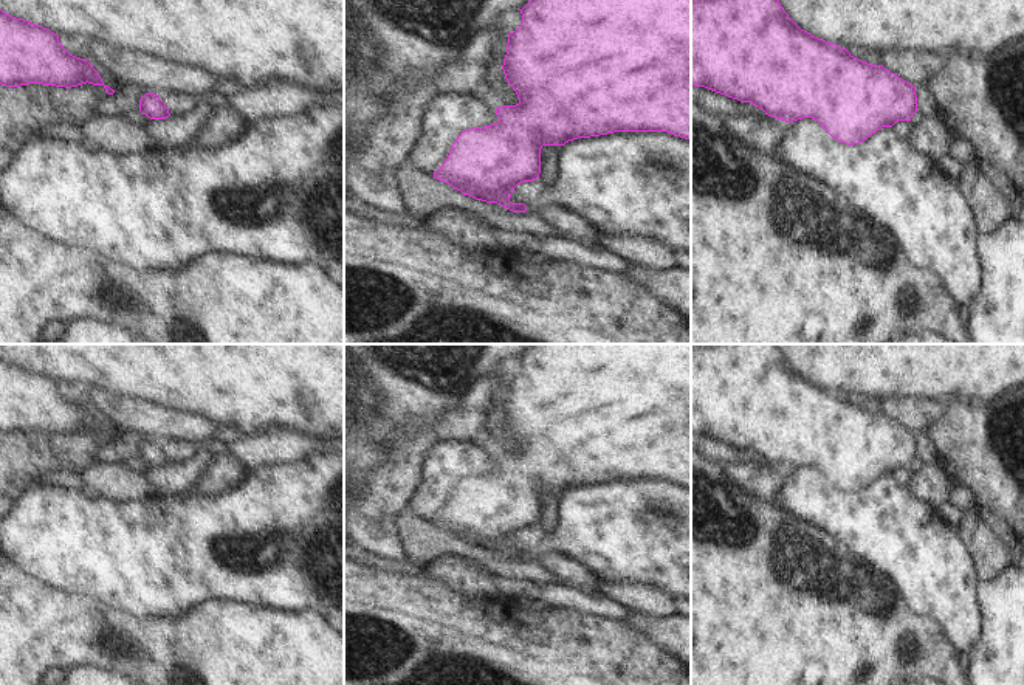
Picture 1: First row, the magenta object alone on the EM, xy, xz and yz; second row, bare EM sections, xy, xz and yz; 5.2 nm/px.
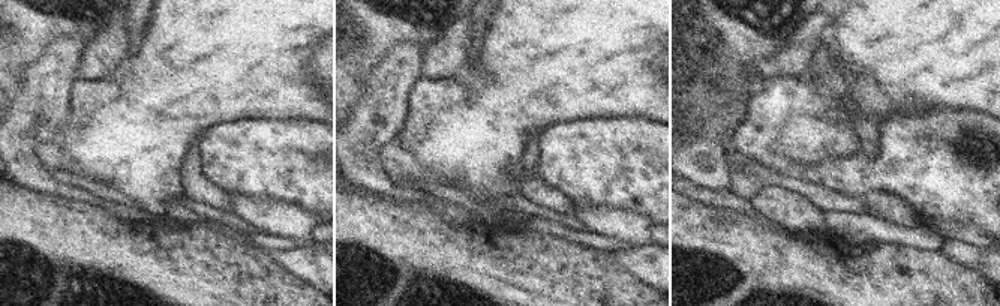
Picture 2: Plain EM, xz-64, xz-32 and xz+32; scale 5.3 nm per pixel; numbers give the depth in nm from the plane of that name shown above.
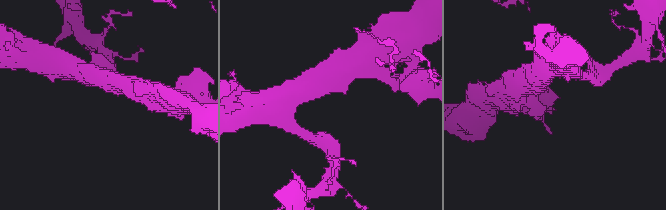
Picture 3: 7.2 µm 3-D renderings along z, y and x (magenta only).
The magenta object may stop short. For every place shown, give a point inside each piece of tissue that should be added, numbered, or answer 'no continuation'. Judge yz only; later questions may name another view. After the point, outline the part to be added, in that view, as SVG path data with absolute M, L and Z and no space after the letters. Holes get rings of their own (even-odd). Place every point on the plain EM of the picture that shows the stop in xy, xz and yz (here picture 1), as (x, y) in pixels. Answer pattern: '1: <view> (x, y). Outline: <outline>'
no continuation.

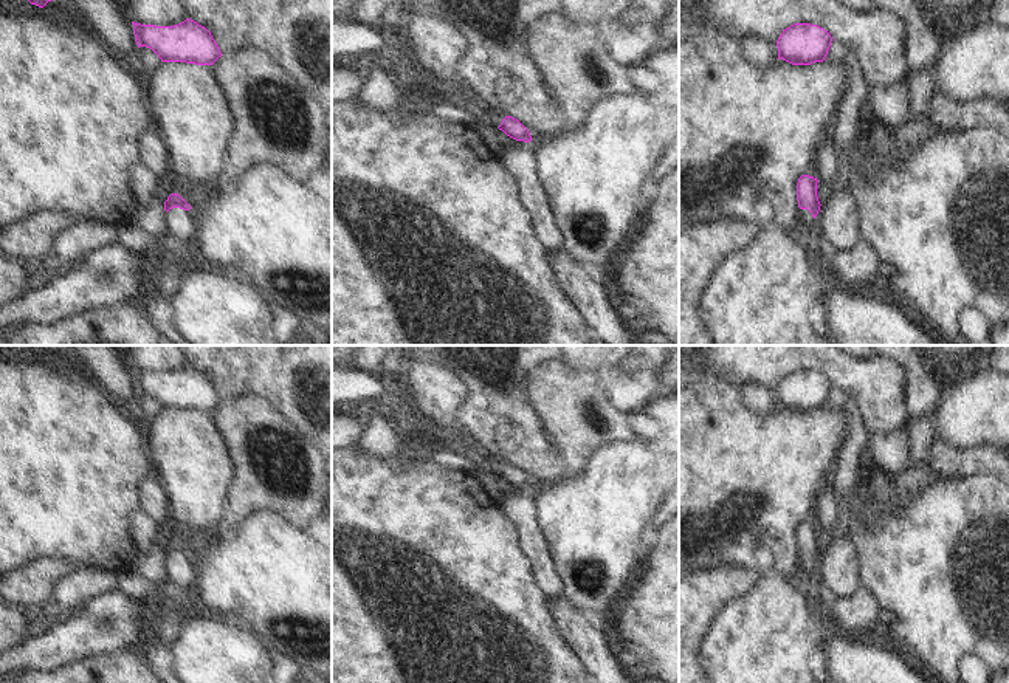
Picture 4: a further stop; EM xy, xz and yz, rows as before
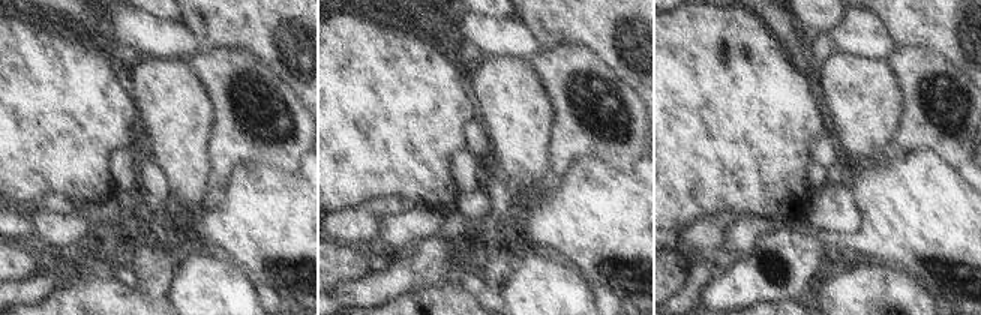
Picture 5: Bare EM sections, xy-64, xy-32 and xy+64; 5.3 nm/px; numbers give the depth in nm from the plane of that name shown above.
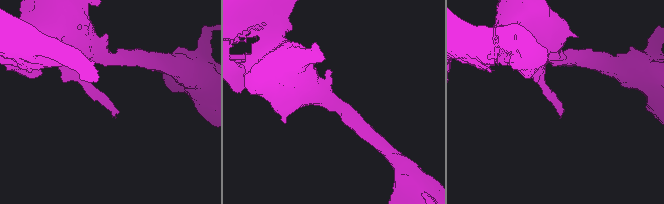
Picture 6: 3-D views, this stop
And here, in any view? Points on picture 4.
1: xy (179, 570). Outline: M172 554L166 559L166 581L175 582L181 587L189 589L197 579L191 570L192 558Z

